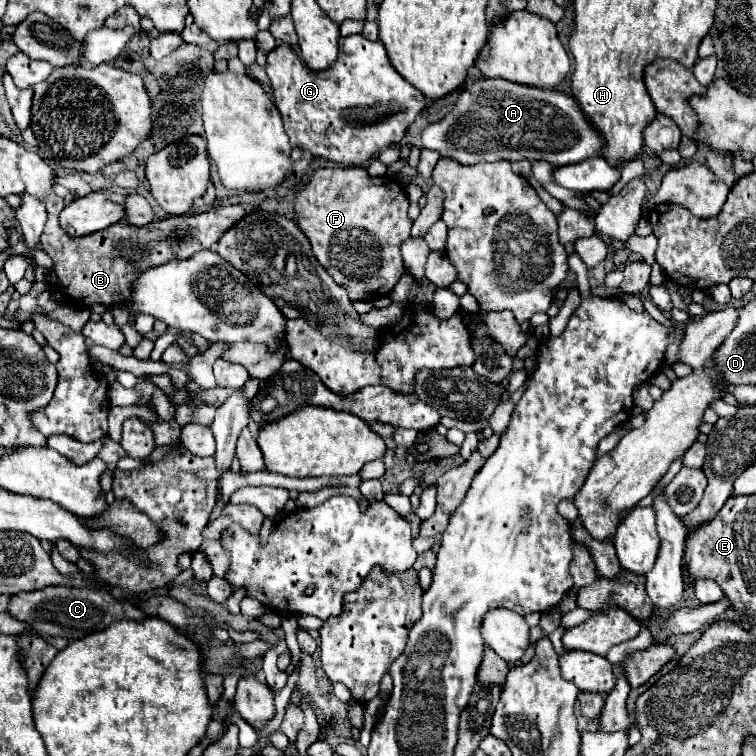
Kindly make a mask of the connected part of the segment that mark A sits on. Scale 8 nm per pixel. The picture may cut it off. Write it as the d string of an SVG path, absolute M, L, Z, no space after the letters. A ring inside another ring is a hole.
M478 77L464 85L458 93L452 109L436 123L428 125L422 131L422 145L426 149L434 149L440 157L454 159L462 165L474 165L484 161L520 161L520 159L544 159L552 165L570 165L584 161L588 157L596 157L602 147L602 139L586 121L584 113L572 101L572 95L562 93L558 89L532 89L530 85L520 85L512 81L504 81L502 77Z

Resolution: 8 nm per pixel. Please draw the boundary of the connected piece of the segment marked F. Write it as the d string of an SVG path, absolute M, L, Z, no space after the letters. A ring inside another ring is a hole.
M332 167L312 171L308 183L294 197L296 221L310 239L312 251L332 279L344 287L352 301L376 301L390 295L398 279L404 275L400 245L410 237L412 221L408 219L408 197L392 177L370 177L364 167Z

